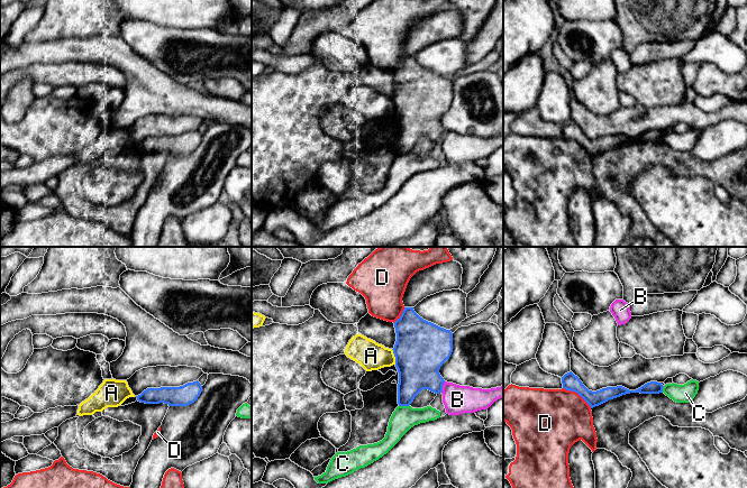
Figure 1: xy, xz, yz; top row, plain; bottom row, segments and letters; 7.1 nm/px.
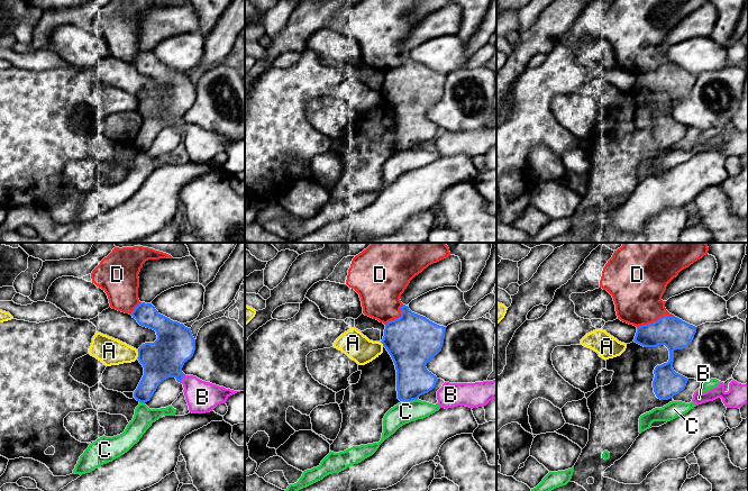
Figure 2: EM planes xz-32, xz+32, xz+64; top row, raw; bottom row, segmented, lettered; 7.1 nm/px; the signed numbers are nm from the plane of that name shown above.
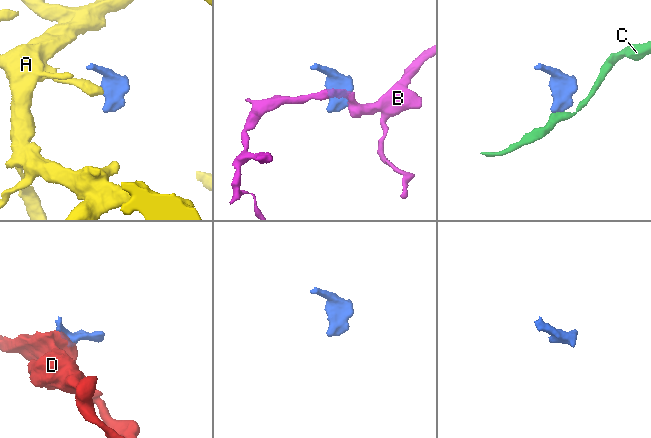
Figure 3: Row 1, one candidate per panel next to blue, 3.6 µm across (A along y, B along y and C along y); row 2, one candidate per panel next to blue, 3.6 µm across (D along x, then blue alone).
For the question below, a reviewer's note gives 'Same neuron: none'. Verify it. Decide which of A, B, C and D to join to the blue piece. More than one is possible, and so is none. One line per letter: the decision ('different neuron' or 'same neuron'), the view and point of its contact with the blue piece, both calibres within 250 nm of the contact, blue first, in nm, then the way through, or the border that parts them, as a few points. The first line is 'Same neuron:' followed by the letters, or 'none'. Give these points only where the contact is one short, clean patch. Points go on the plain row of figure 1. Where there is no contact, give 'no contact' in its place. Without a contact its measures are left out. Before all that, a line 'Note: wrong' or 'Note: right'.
Note: right
Same neuron: none
A: different neuron | xz (394, 104) | 380/200 nm | along xz (391, 98), (395, 112)
B: different neuron | xz (442, 136) | 320/200 nm | along xz (445, 130), (440, 140)
C: different neuron | xz (403, 154) | 260/170 nm | along xz (409, 153), (399, 155)
D: different neuron | yz (577, 141) | 120/440 nm

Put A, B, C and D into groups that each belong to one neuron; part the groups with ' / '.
A / B / C / D

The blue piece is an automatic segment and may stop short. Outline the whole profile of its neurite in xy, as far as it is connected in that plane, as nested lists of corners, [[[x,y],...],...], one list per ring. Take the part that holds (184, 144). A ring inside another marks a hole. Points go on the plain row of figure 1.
[[[197,129],[180,136],[147,137],[137,149],[145,153],[164,151],[168,155],[188,155],[194,151],[202,140],[201,132]]]

